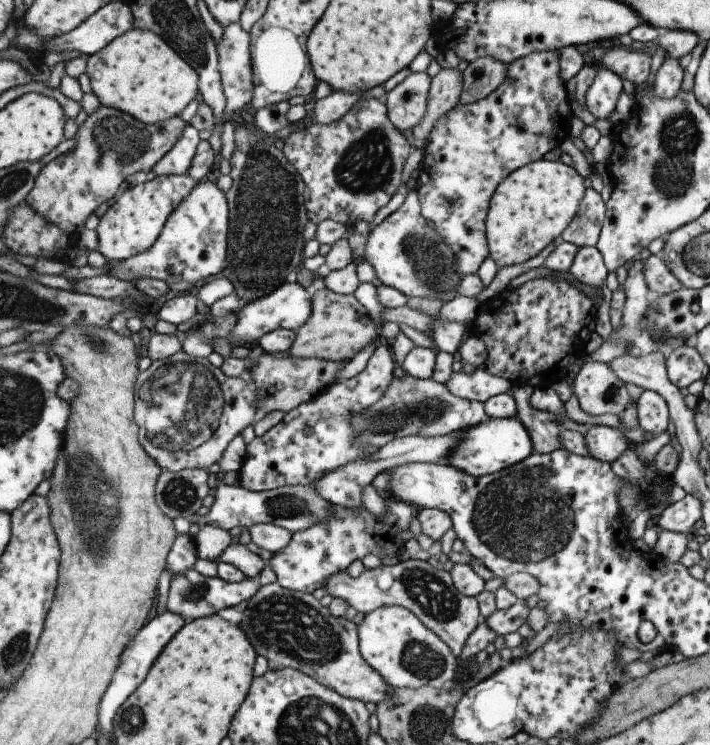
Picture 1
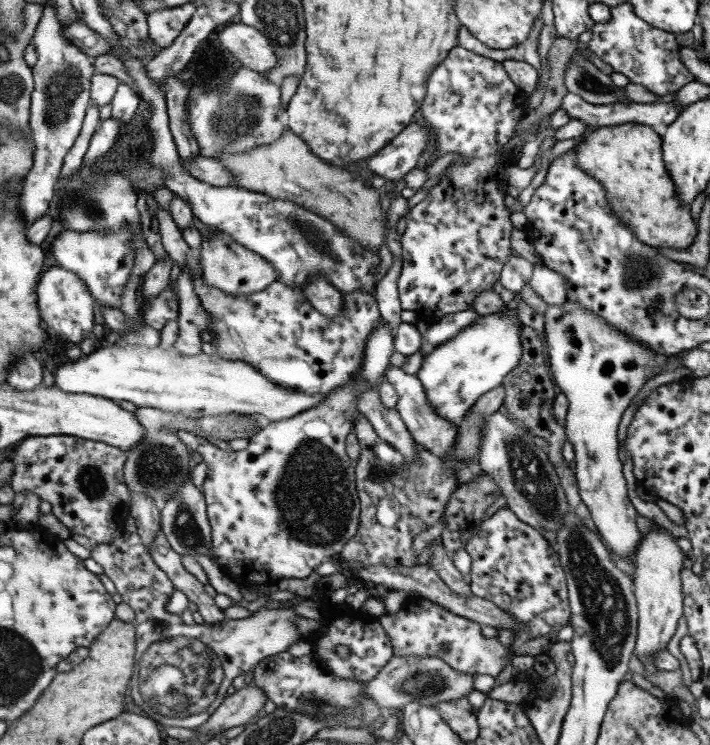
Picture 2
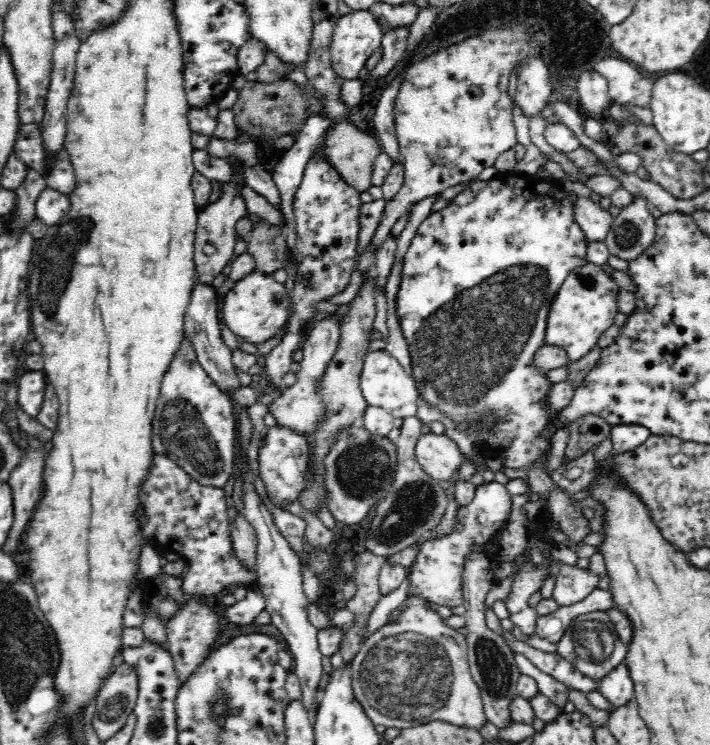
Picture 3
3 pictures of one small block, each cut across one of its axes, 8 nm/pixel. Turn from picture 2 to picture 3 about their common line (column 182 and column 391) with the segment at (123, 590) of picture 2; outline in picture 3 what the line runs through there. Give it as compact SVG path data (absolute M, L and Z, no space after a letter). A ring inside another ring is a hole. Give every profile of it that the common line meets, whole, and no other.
M408 594L403 605L409 607L394 622L382 626L363 642L350 667L354 696L375 725L402 729L442 720L456 726L479 729L488 720L482 708L480 687L469 669L466 637L445 626L436 612L424 608L424 602L424 599Z

